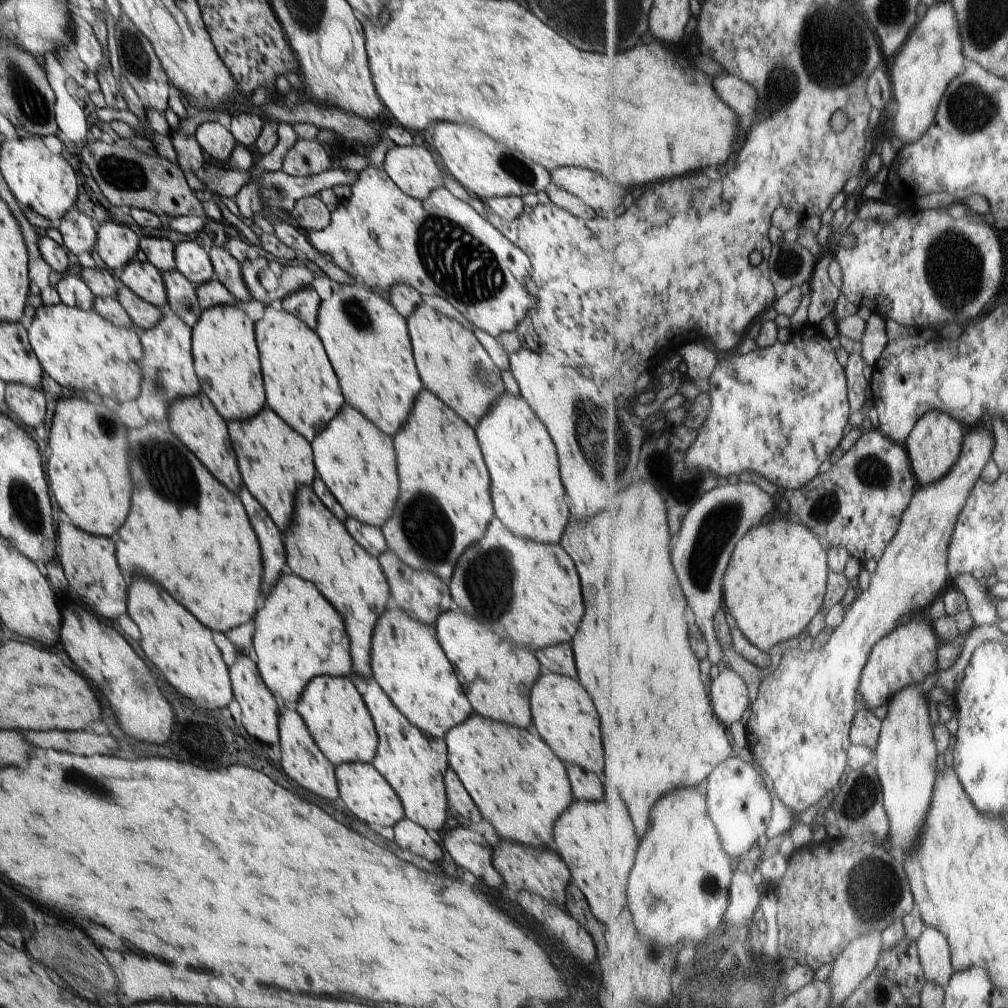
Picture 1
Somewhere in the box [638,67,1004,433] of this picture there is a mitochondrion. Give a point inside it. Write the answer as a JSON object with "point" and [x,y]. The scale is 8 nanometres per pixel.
{"point":[972,107]}

